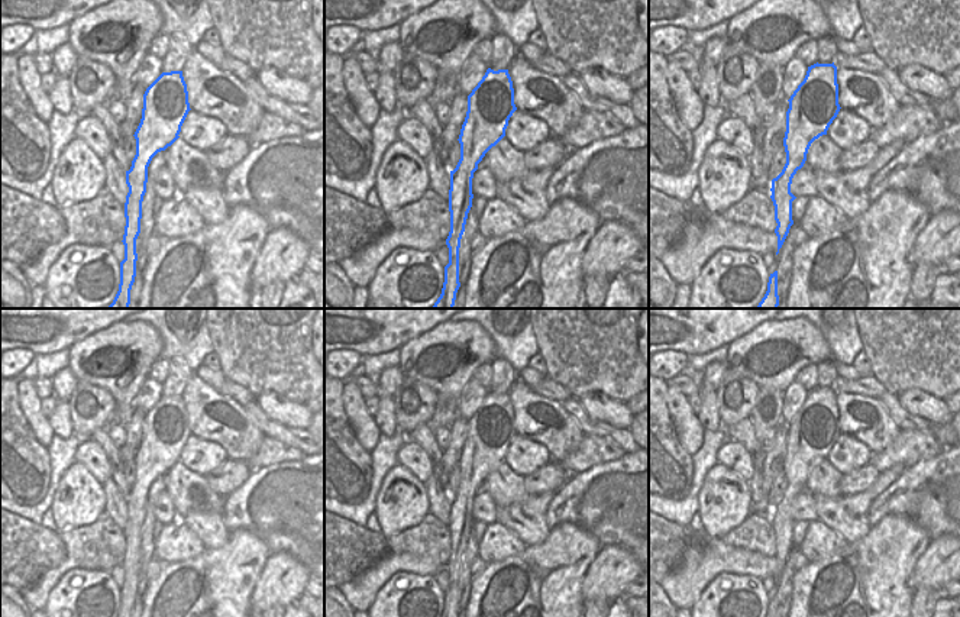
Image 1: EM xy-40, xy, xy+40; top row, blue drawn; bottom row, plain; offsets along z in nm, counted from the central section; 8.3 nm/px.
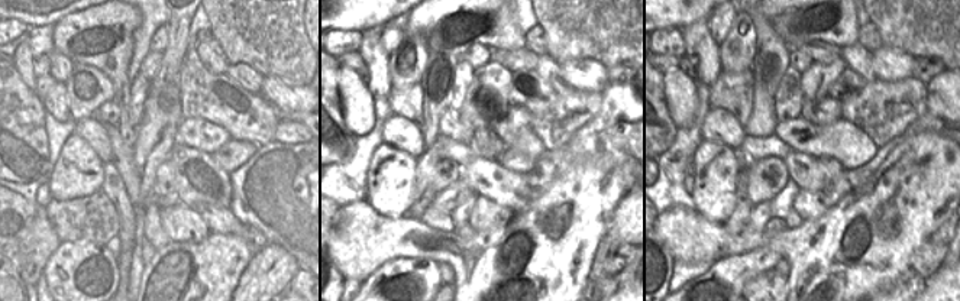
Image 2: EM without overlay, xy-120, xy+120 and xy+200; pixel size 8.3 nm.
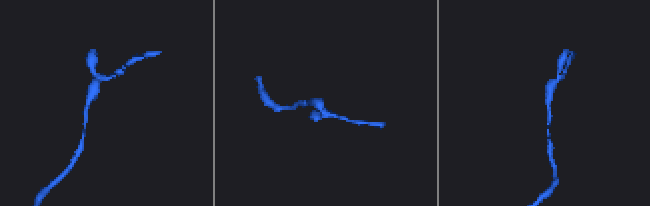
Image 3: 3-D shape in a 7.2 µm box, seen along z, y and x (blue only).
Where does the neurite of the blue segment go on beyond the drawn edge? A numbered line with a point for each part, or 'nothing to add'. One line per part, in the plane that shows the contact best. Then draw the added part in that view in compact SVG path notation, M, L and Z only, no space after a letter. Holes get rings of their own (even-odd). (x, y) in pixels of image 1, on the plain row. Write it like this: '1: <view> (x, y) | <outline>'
nothing to add

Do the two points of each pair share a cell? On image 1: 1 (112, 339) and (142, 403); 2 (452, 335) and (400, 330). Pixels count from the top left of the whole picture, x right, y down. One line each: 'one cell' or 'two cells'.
1: two cells
2: two cells

